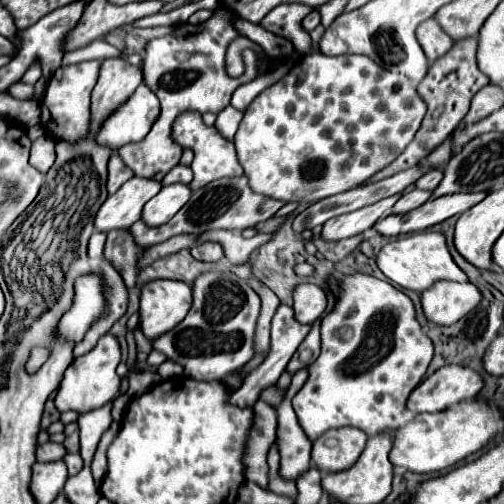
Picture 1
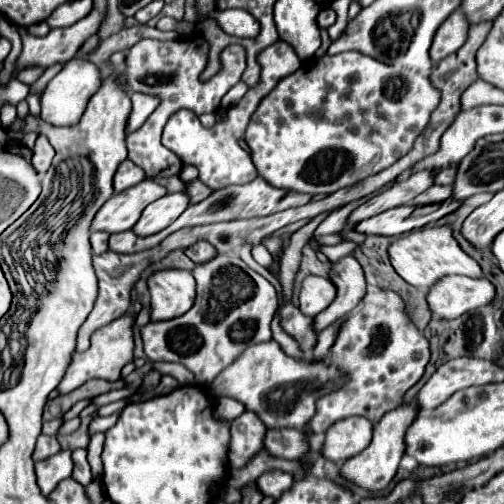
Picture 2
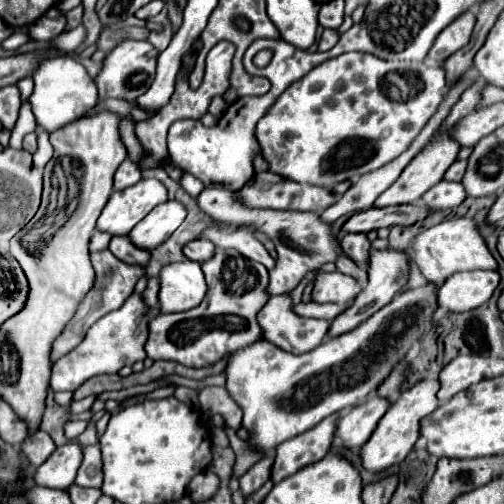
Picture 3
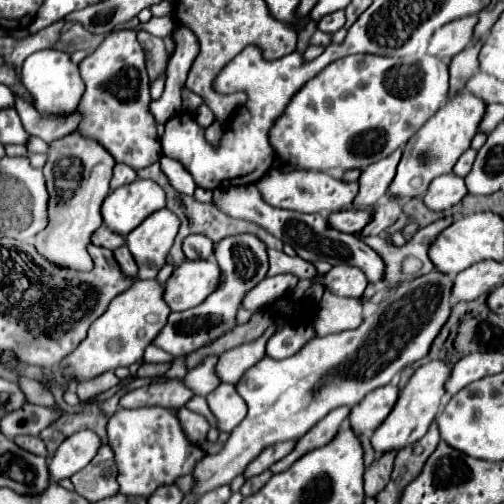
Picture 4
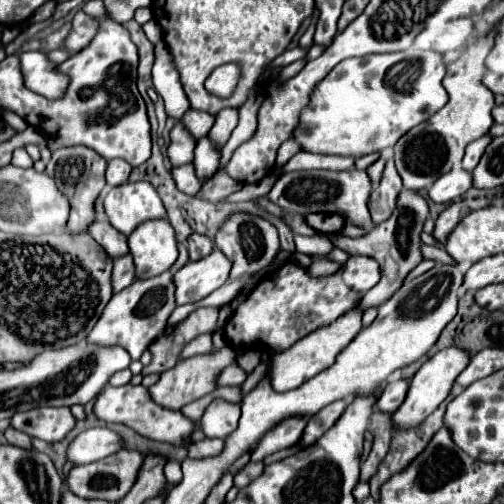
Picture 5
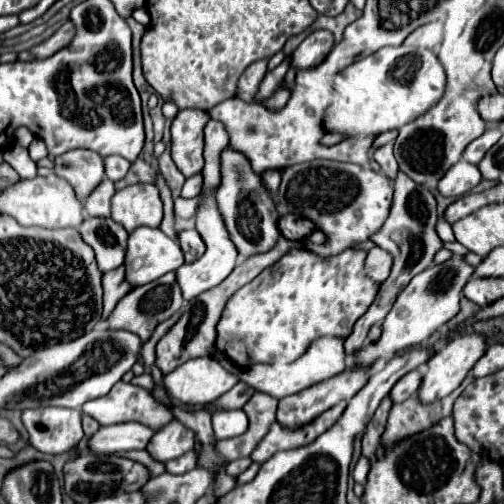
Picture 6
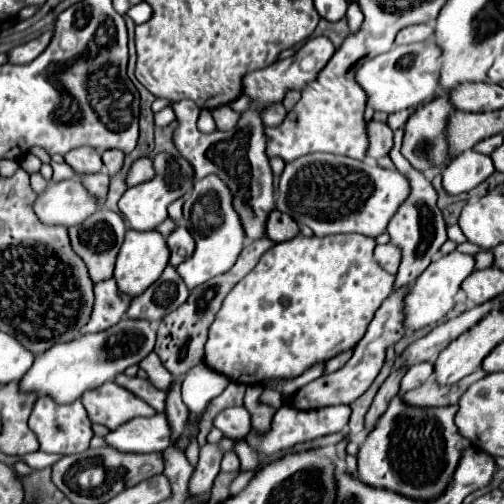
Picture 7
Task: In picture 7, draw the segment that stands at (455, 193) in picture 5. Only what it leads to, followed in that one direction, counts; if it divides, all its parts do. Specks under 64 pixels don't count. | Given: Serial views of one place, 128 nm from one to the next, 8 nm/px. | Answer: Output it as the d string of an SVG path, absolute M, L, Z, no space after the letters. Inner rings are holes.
M464 150L452 158L442 174L442 186L448 194L462 194L476 188L494 172L490 156L478 154L474 150Z

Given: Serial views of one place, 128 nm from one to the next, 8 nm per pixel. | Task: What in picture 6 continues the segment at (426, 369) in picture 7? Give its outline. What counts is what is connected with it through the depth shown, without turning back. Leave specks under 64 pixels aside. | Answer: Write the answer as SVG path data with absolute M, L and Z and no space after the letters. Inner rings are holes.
M416 370L408 372L406 376L402 376L402 378L394 384L394 388L390 390L392 402L394 402L394 404L400 404L400 402L412 398L412 396L416 394L418 386L420 386L420 378L422 378L422 374L416 372Z

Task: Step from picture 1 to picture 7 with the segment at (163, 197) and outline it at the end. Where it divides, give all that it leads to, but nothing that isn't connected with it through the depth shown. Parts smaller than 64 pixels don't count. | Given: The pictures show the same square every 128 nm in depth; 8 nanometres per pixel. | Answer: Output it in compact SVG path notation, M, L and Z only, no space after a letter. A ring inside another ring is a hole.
M128 230L126 240L118 252L116 270L114 270L114 278L116 278L118 288L132 298L142 294L152 282L156 282L160 278L162 270L168 266L168 260L170 260L168 244L166 244L166 238L160 236L158 230L144 230L144 232Z

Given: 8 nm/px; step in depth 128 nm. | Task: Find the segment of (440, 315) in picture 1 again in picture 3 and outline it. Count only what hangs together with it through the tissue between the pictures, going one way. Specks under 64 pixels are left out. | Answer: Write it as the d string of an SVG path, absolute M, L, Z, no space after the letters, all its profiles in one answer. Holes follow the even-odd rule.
M496 270L456 272L438 288L438 306L448 312L474 310L492 298L498 282Z

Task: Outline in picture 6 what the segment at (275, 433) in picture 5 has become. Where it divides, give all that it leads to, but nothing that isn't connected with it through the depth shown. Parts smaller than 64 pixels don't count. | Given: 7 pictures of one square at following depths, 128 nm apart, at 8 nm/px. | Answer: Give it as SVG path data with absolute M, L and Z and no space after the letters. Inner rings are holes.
M352 368L348 372L342 372L338 376L332 376L316 386L310 386L308 390L302 390L298 394L286 396L278 404L276 420L284 428L302 428L304 424L312 422L318 414L326 412L340 400L350 400L364 384L366 384L366 372L360 368Z

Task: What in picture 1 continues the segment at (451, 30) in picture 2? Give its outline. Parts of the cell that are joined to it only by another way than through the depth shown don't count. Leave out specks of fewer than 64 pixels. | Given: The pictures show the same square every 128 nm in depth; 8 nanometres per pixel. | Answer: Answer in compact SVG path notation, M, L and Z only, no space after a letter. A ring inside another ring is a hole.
M434 18L422 22L418 28L416 28L416 40L420 42L428 62L434 62L436 58L444 56L450 48L452 48L452 40L440 30L438 22Z

